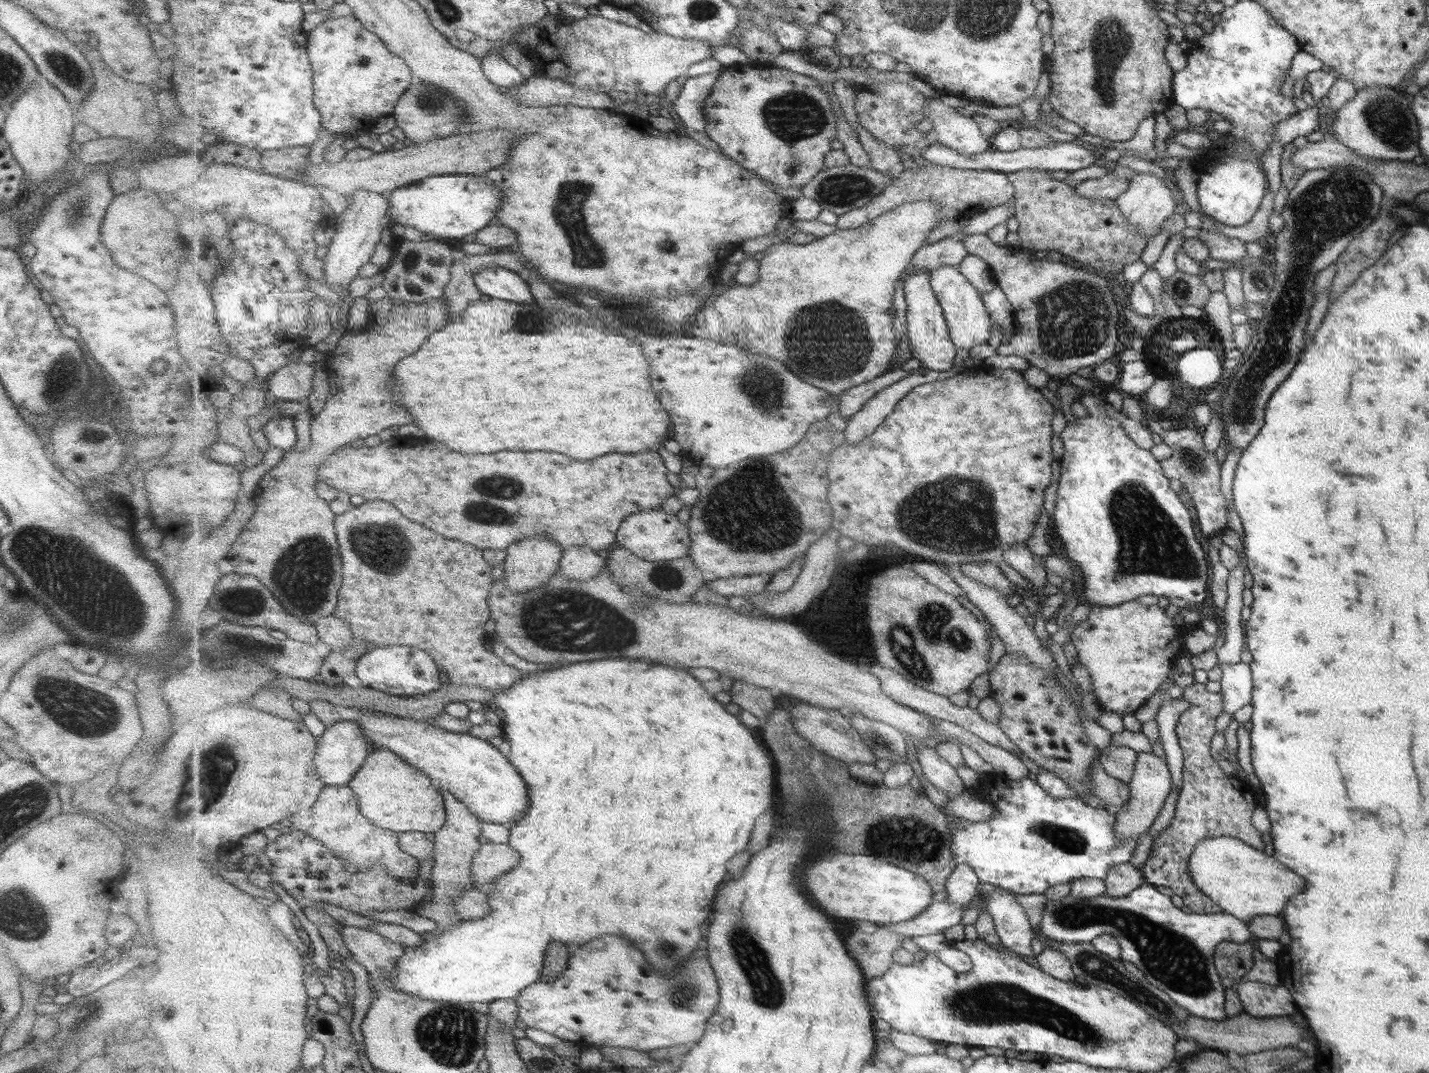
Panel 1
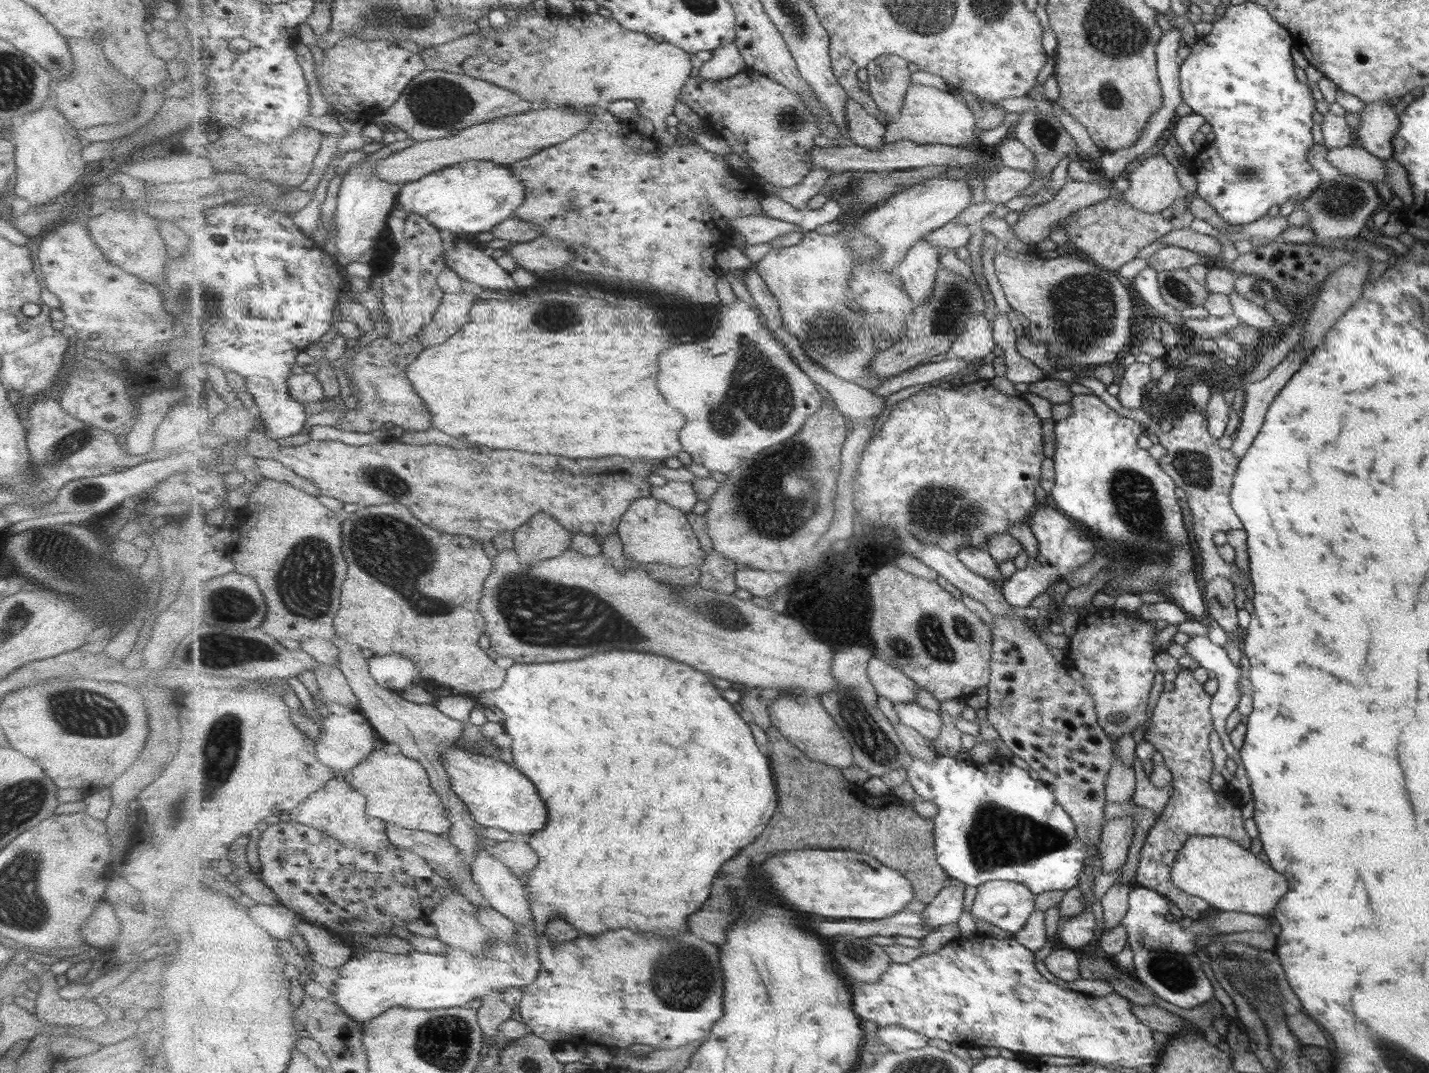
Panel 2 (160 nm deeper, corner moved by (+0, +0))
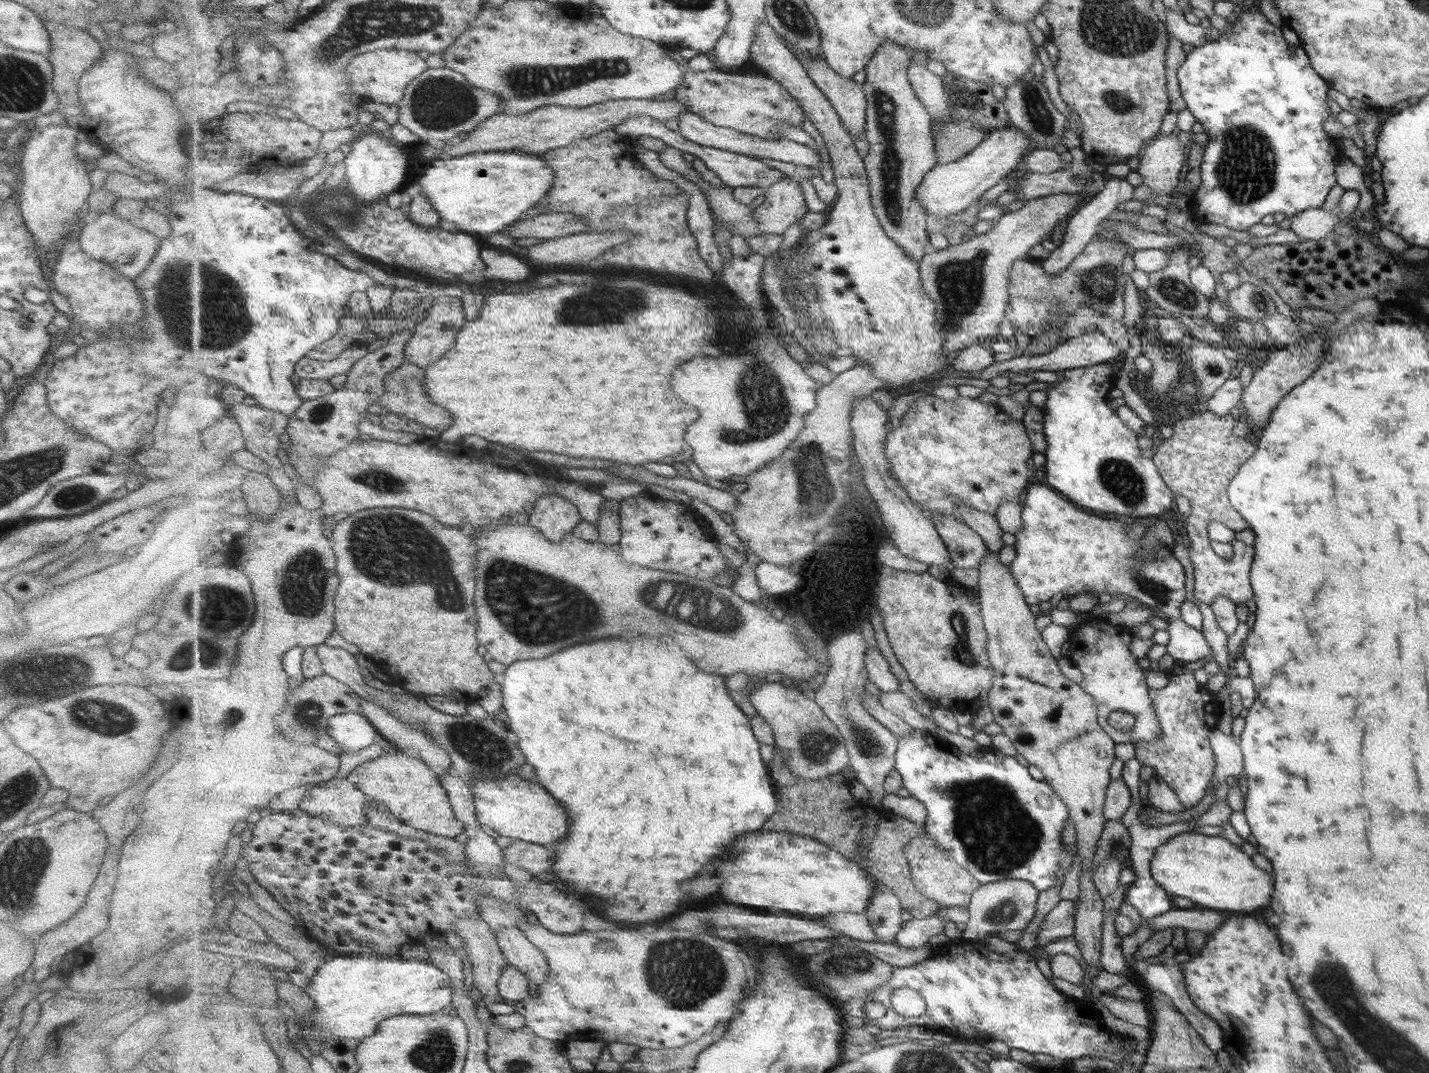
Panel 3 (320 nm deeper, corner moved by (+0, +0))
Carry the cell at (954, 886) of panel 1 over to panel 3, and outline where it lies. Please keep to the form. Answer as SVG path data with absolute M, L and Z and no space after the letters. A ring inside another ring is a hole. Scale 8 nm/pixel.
M934 914L923 920L913 917L903 923L896 942L905 948L923 948L930 944L932 936L943 933L943 924L945 920Z

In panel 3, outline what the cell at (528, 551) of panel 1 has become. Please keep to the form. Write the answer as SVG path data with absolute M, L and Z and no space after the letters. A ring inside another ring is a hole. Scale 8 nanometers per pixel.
M545 493L535 503L529 524L553 542L561 542L583 520L575 503L561 495Z

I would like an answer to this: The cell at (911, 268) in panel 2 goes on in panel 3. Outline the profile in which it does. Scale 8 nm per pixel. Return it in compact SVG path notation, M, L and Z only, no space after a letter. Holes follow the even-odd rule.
M885 41L866 66L864 89L868 100L865 135L869 142L864 163L870 178L875 214L883 228L919 264L931 250L928 210L919 200L918 190L925 177L938 165L933 141L933 118L928 106L918 97L910 79L912 63L907 48Z

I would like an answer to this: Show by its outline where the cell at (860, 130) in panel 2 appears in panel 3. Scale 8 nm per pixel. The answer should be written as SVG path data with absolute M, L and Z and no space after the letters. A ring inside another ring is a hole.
M783 38L785 44L793 51L793 54L803 63L803 66L808 70L808 74L815 81L819 90L831 101L835 110L839 113L845 126L849 128L852 136L857 139L863 137L866 132L866 118L868 109L868 100L864 89L864 83L857 84L853 79L842 77L836 70L833 70L826 59L826 56L821 53L820 57L808 55L807 51L800 51L791 41Z

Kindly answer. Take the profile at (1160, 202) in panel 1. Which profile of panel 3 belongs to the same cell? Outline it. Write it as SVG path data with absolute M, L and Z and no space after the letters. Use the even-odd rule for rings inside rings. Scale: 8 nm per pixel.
M1171 133L1167 136L1160 135L1159 138L1153 139L1152 143L1144 147L1133 168L1141 176L1142 184L1149 186L1151 194L1166 195L1177 184L1177 176L1181 172L1183 160L1185 160L1185 154L1177 142L1177 136Z

